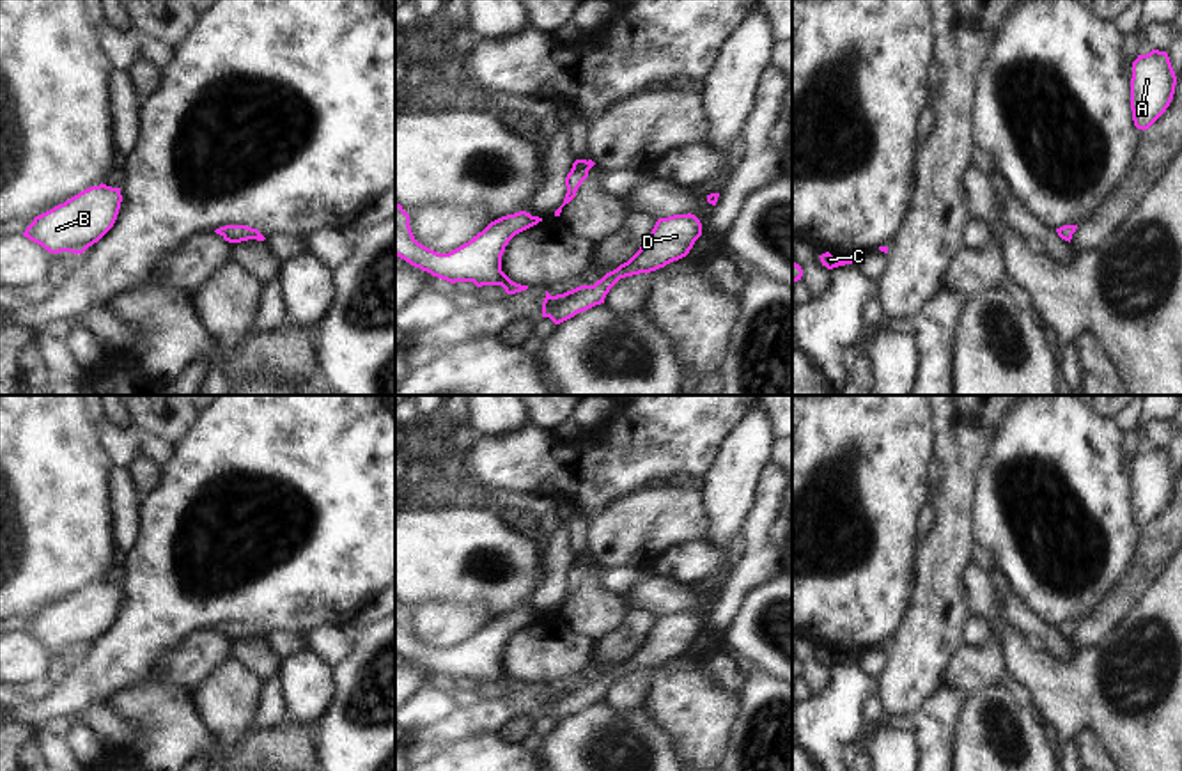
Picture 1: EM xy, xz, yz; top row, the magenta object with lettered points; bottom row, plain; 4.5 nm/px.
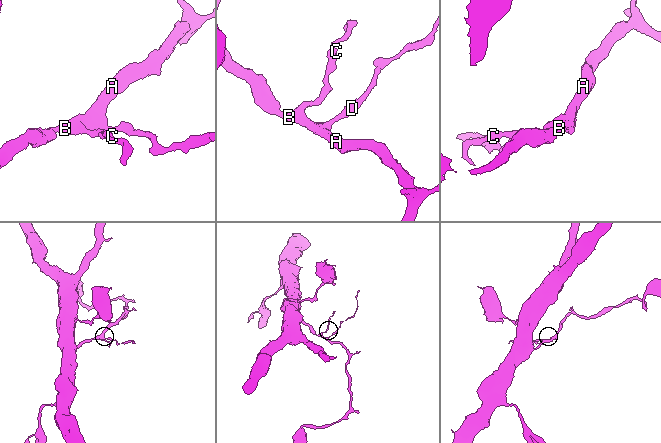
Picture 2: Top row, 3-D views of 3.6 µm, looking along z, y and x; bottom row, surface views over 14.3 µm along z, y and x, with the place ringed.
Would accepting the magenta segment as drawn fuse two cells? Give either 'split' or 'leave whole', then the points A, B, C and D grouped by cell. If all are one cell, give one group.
leave whole; groups A B C D

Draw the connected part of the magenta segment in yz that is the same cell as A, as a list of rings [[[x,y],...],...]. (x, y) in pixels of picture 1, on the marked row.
[[[1152,50],[1132,62],[1131,110],[1138,129],[1148,129],[1170,106],[1177,76],[1166,51]]]

